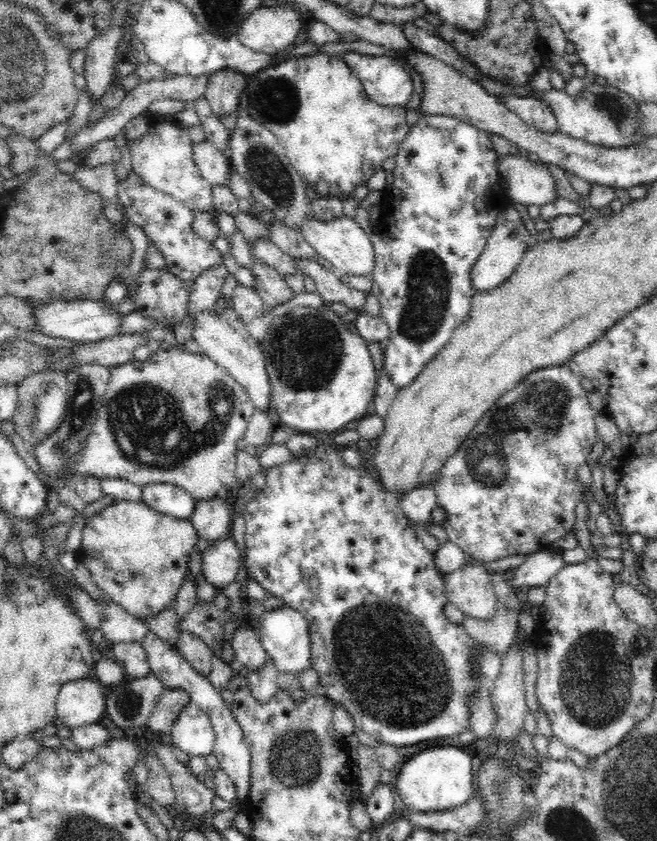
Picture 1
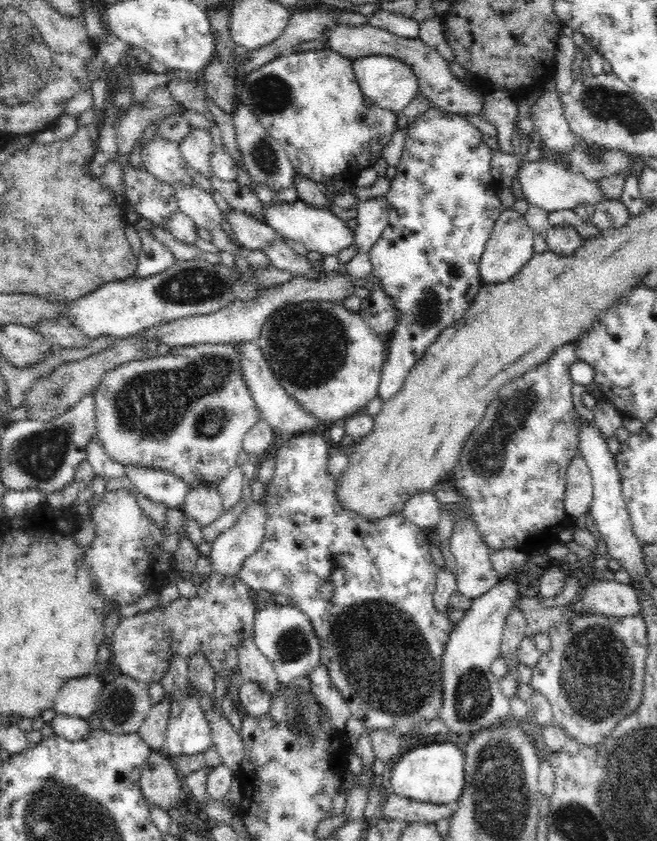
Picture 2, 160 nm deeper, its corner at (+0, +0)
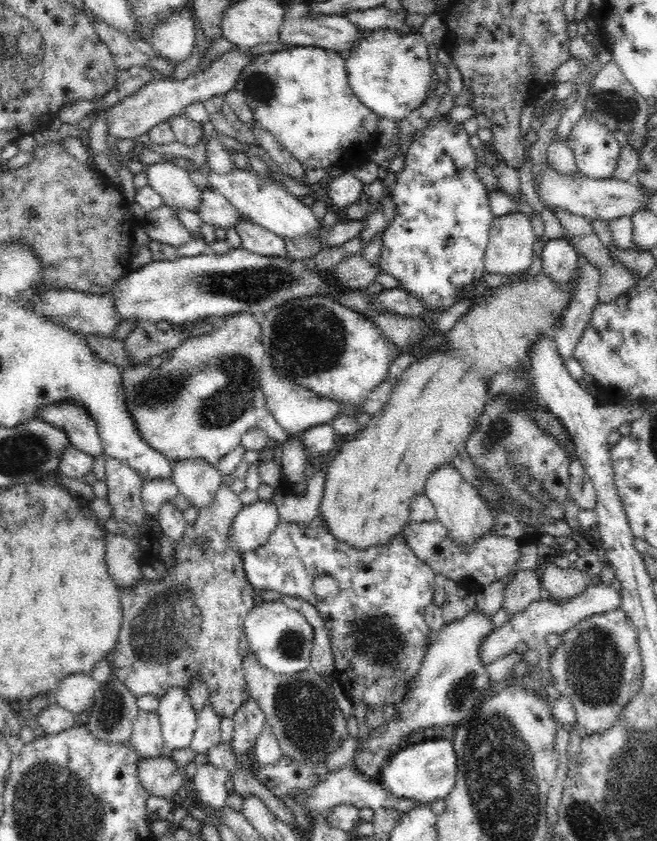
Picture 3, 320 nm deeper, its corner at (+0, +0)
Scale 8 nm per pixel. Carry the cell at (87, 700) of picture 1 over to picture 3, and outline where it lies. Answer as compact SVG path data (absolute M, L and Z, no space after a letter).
M72 674L60 681L55 690L56 701L59 706L77 716L85 709L92 707L96 693L101 686L86 674Z

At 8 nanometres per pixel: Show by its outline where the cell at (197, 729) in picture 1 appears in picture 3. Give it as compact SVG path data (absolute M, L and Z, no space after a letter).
M172 688L160 697L156 714L160 718L165 752L190 748L198 726L197 713L192 707L187 689Z

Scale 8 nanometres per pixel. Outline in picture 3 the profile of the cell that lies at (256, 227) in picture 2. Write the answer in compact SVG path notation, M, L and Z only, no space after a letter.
M211 188L200 189L200 193L202 204L197 214L204 223L221 229L236 228L238 220L242 220L242 215L230 205L228 199Z

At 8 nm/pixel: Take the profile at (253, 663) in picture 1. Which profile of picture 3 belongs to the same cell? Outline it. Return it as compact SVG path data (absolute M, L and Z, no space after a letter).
M254 652L244 660L243 670L249 696L258 701L260 711L278 741L283 756L296 762L324 762L328 754L340 748L351 738L346 728L347 719L333 694L326 678L314 670L298 674L277 674L264 667Z

